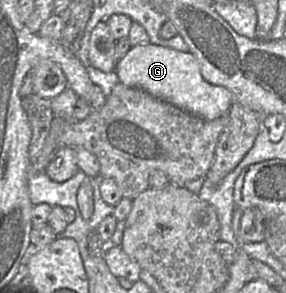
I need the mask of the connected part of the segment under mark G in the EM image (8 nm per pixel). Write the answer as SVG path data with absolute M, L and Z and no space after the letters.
M150 42L132 46L117 62L115 72L124 85L142 89L155 98L205 120L214 120L227 114L235 101L230 90L210 84L203 78L198 60L191 52L182 52Z

